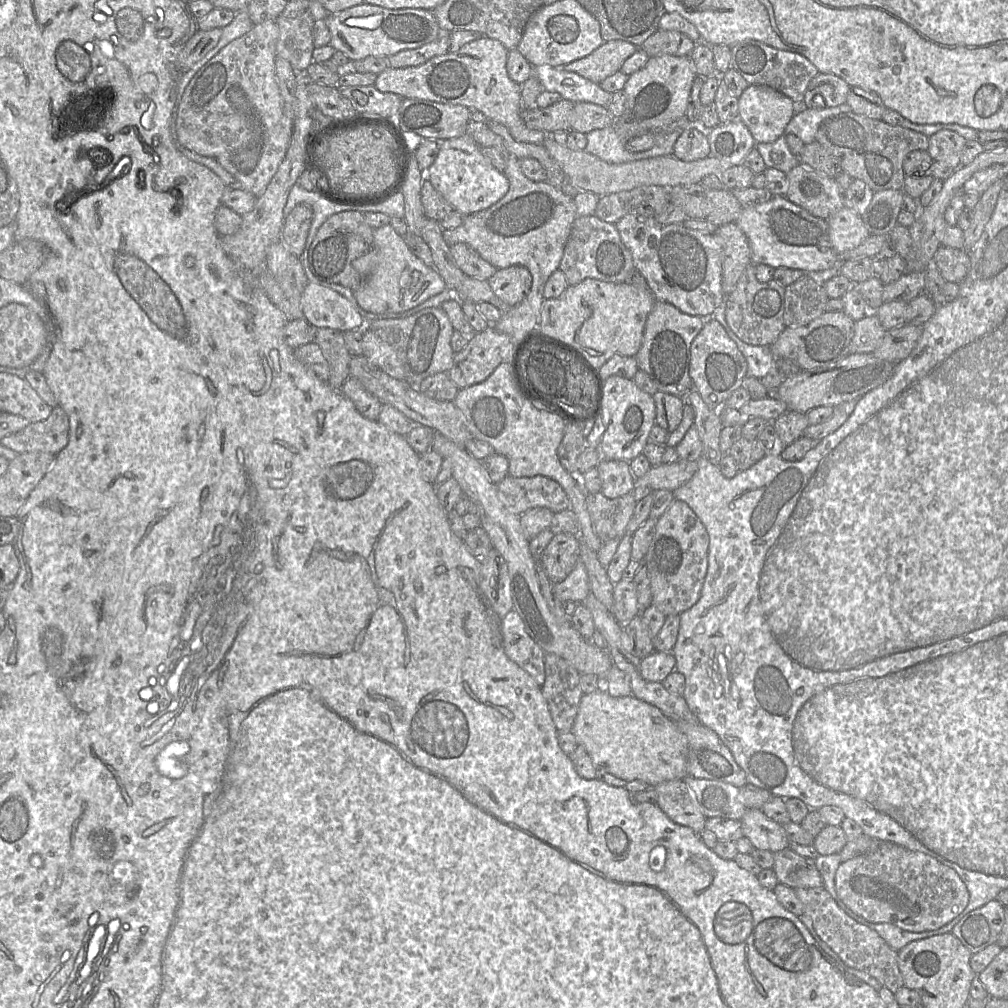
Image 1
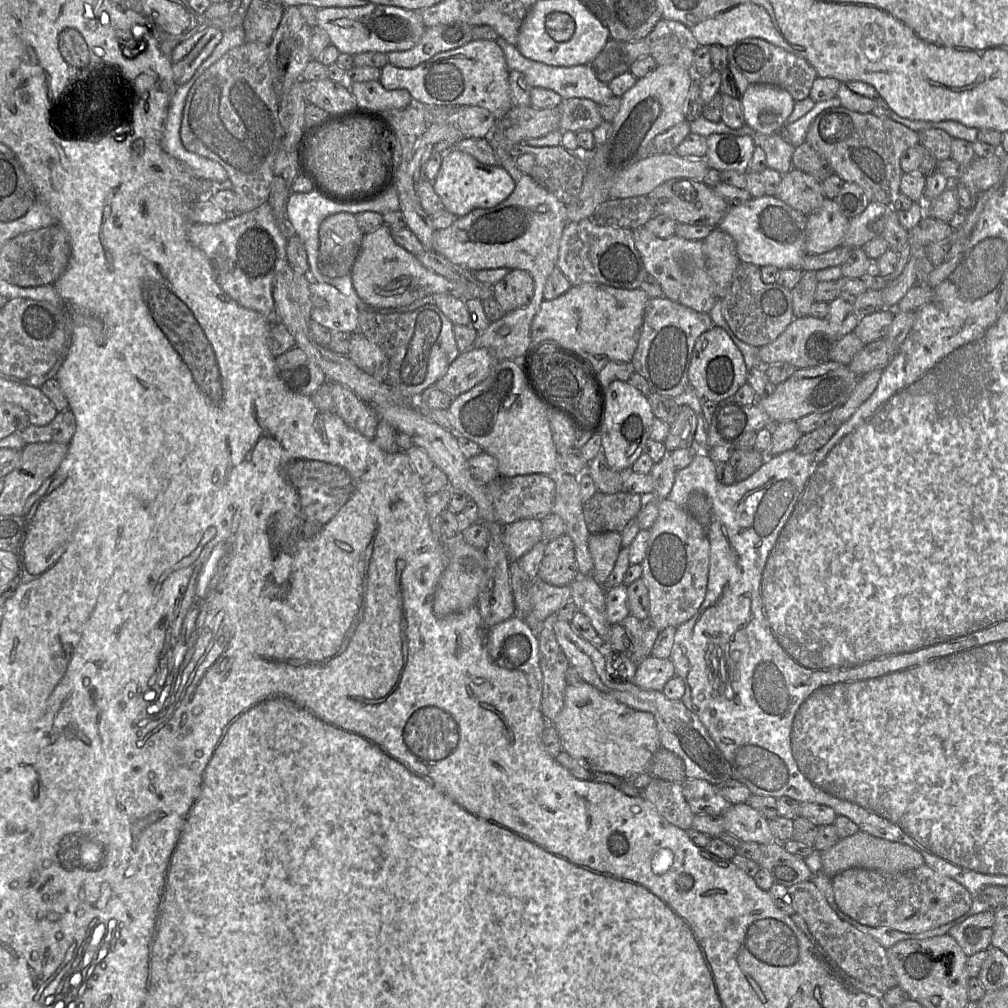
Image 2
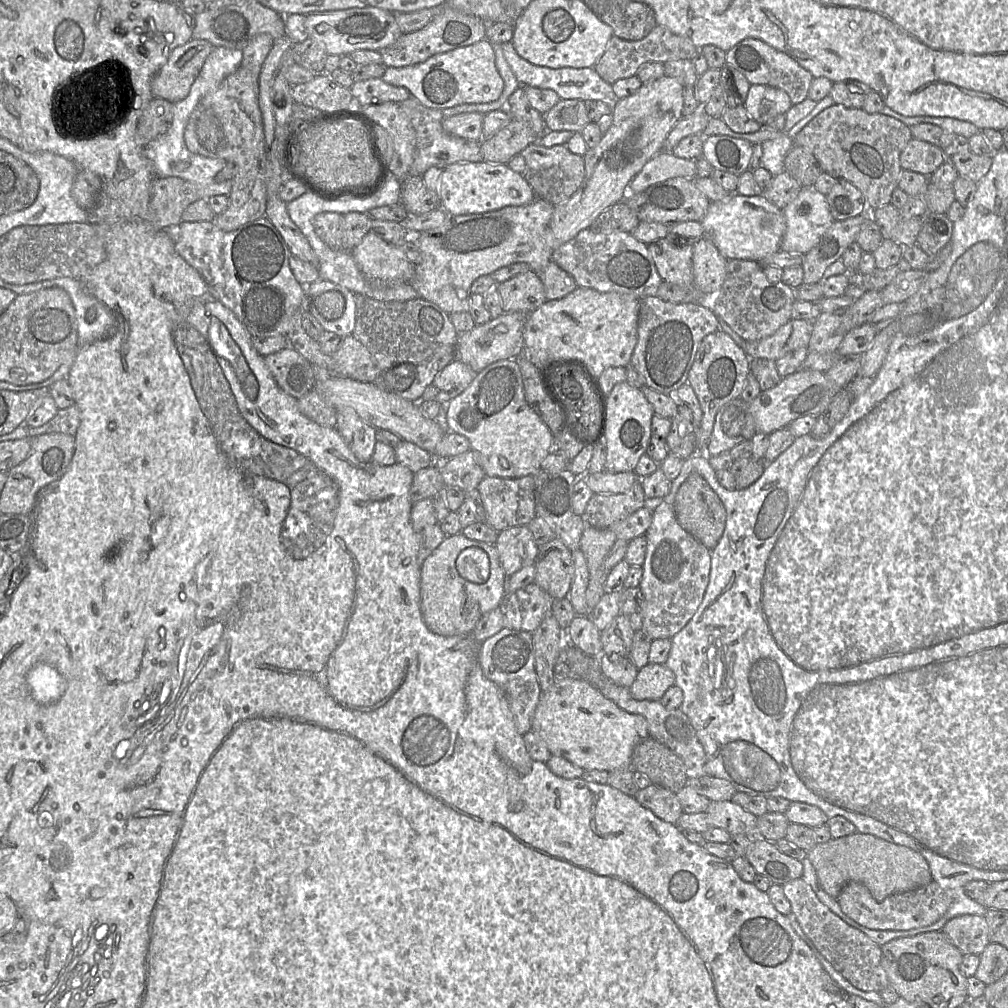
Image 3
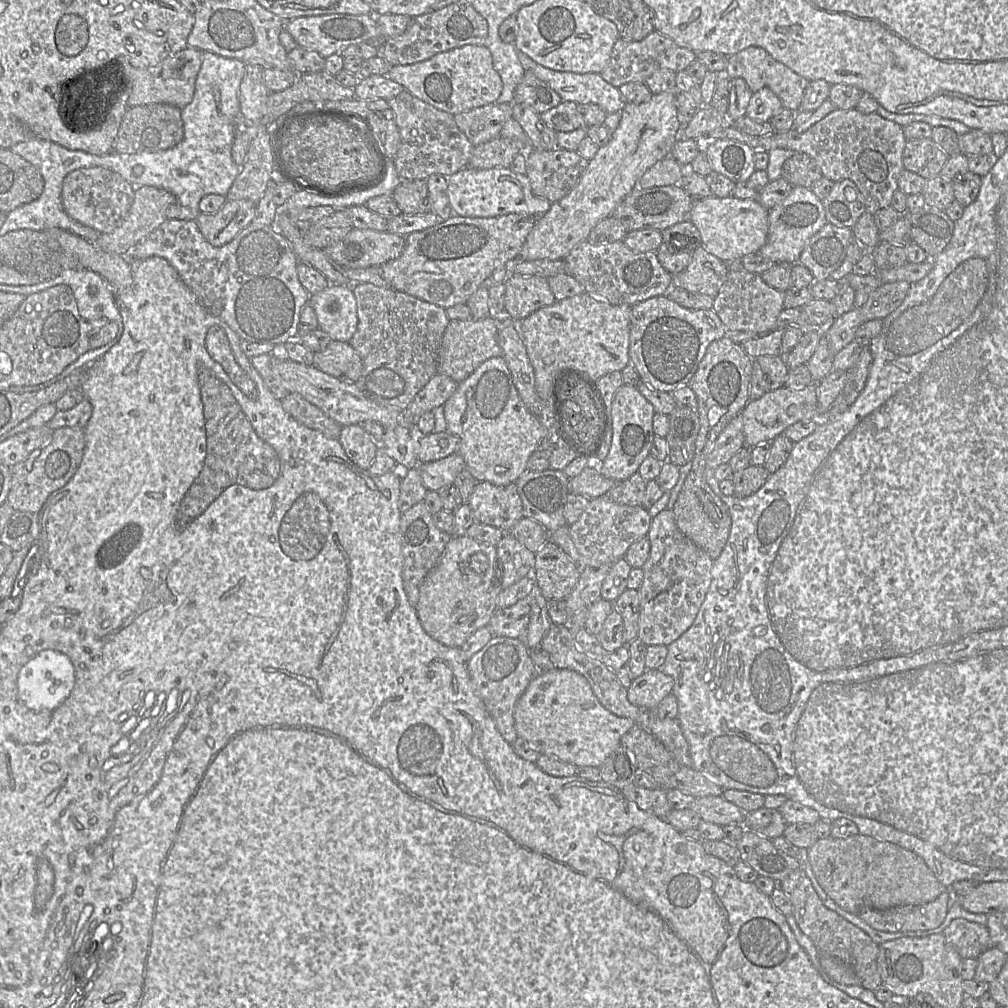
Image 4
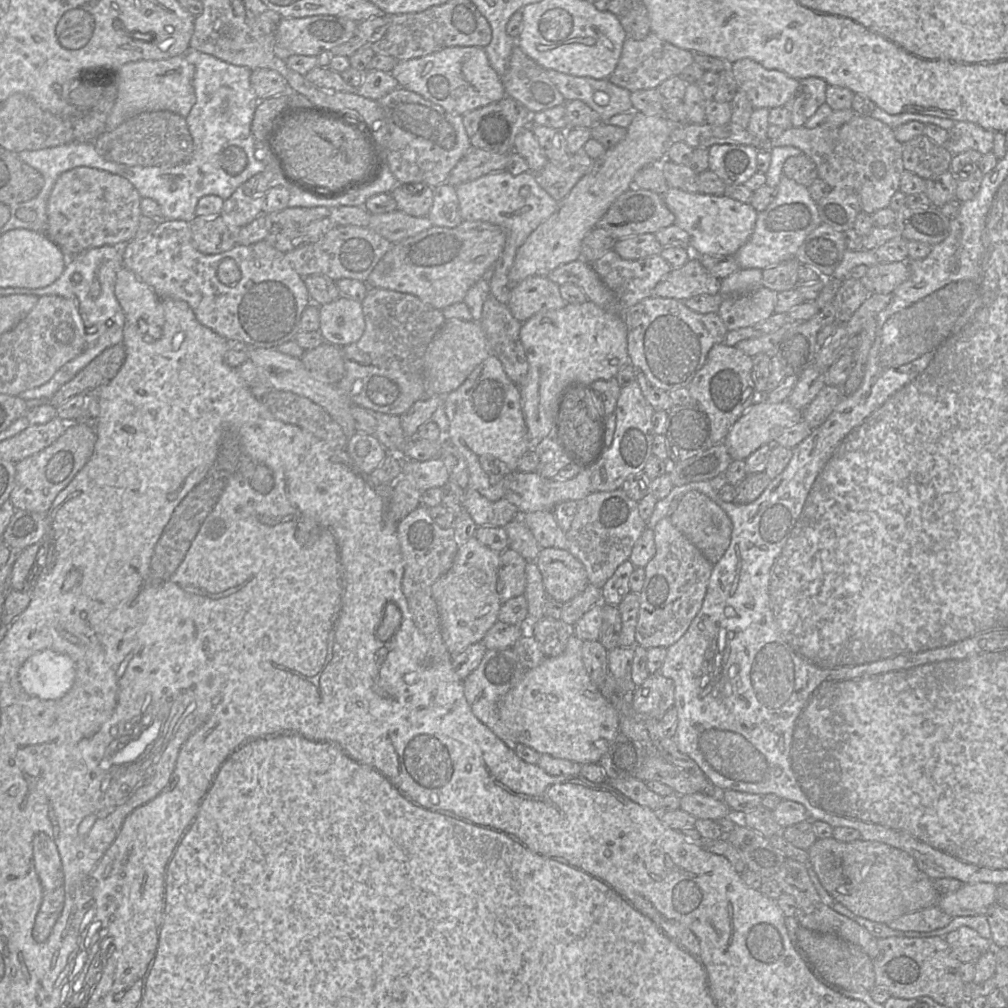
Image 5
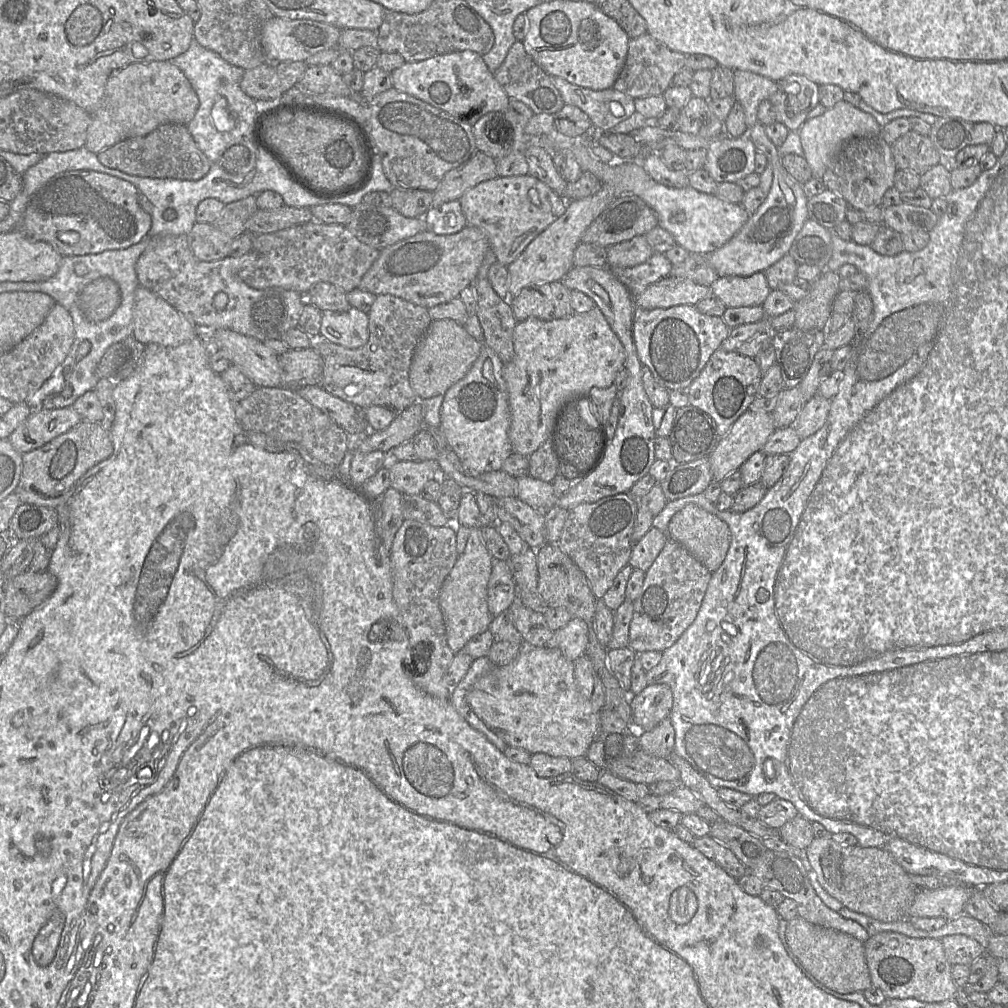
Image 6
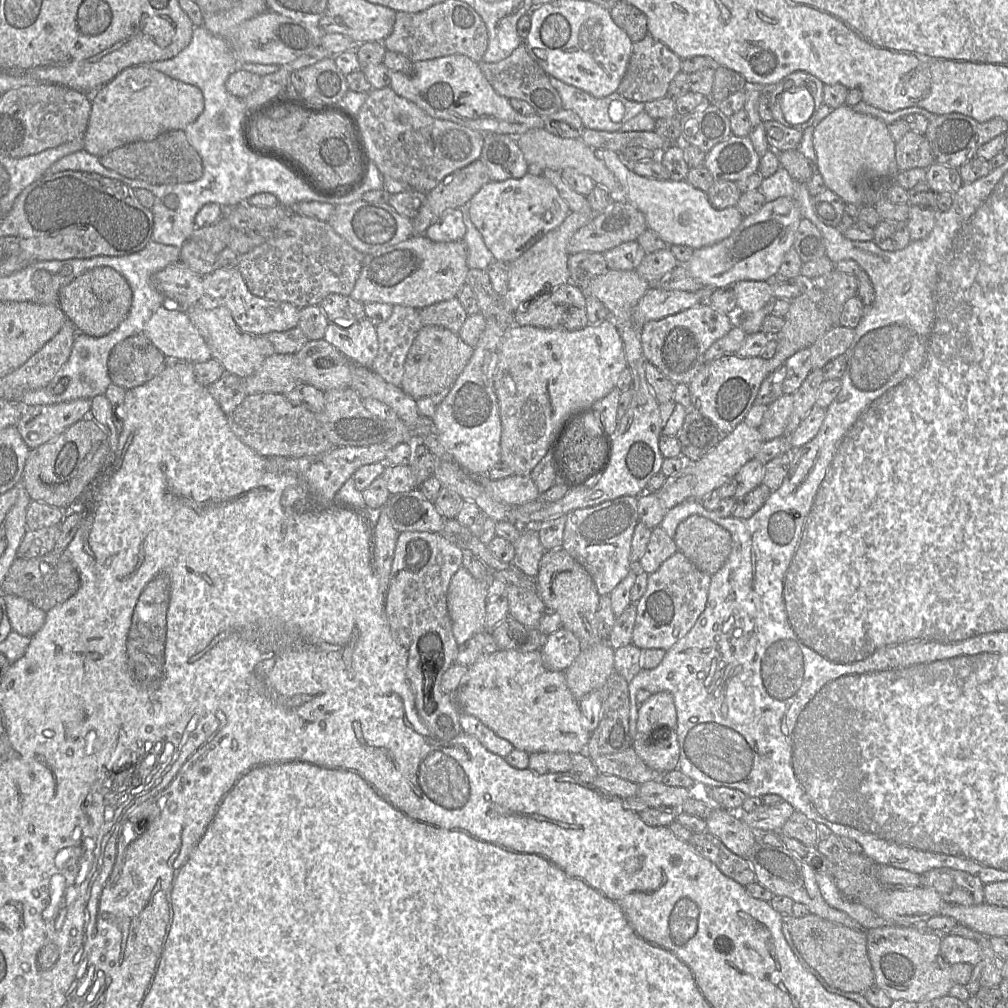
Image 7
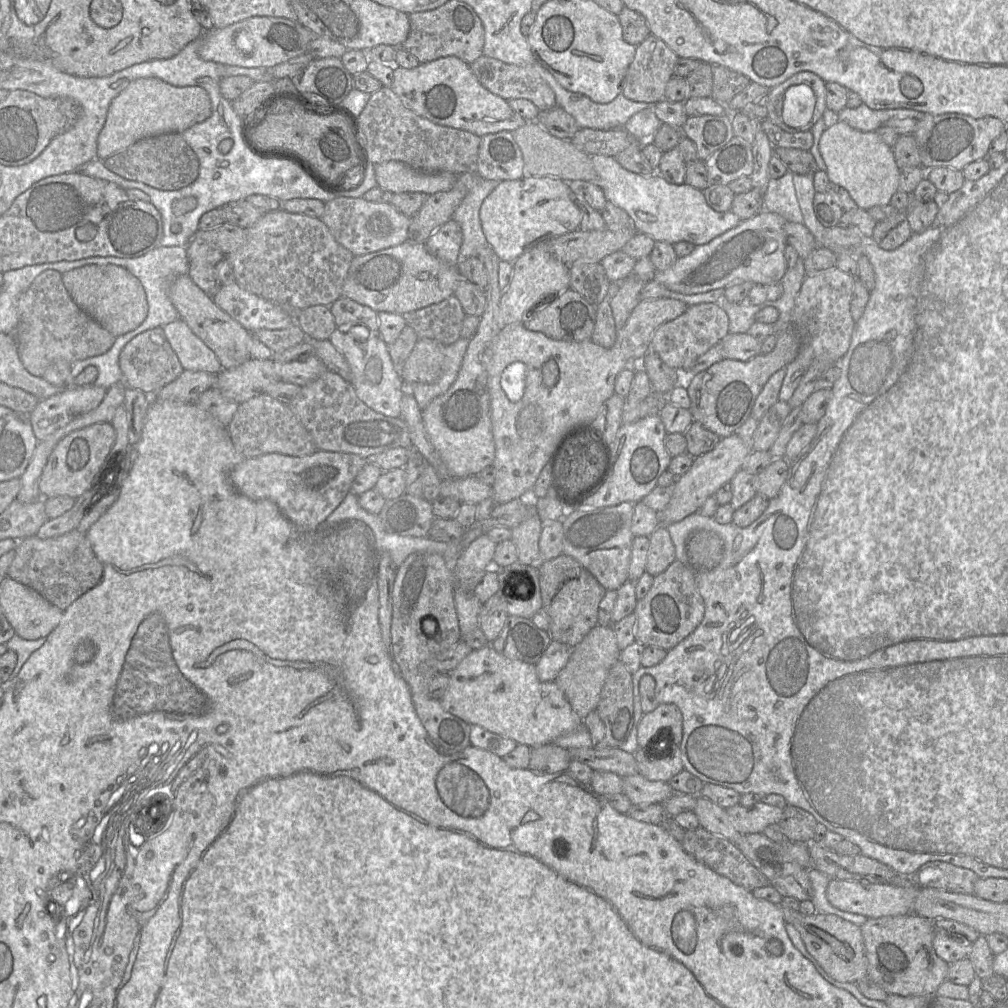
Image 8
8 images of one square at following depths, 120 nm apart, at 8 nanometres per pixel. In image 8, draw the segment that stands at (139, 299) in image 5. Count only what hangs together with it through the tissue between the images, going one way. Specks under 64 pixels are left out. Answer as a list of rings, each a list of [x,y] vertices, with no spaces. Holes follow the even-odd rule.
[[[178,318],[161,328],[184,370],[204,371],[214,375],[222,370],[214,352],[191,331],[183,320]]]

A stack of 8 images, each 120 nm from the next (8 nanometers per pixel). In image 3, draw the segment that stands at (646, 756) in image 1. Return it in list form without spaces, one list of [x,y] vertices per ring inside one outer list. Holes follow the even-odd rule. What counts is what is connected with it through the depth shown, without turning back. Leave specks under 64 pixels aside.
[[[571,677],[556,680],[549,690],[541,693],[531,730],[541,736],[552,755],[563,757],[584,770],[630,768],[635,746],[649,736],[648,723],[643,715],[623,710],[587,681]]]

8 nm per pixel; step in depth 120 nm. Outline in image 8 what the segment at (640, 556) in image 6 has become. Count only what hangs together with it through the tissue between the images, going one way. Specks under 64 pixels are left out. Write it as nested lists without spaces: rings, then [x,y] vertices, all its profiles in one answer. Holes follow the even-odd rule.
[[[659,525],[649,536],[646,571],[653,577],[662,573],[676,560],[675,547],[664,525]]]

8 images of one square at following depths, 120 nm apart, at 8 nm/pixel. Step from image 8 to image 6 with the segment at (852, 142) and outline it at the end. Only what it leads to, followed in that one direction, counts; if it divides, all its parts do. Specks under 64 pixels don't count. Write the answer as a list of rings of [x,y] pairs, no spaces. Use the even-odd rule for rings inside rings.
[[[842,100],[823,114],[806,120],[797,131],[801,138],[804,158],[812,170],[812,176],[821,180],[846,142],[855,137],[880,137],[882,127],[872,115]]]

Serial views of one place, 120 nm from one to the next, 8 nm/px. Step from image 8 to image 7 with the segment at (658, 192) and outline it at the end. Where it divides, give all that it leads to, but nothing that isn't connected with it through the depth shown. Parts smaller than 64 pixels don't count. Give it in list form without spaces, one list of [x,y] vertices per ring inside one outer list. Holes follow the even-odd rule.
[[[596,149],[594,153],[619,181],[622,192],[622,195],[619,197],[625,199],[642,212],[646,219],[647,229],[655,232],[668,246],[684,245],[697,250],[714,245],[729,237],[745,218],[737,207],[728,207],[724,210],[715,209],[711,205],[707,193],[693,187],[686,180],[656,180],[654,178],[642,177],[632,171],[630,164],[625,162],[619,153],[604,149]]]

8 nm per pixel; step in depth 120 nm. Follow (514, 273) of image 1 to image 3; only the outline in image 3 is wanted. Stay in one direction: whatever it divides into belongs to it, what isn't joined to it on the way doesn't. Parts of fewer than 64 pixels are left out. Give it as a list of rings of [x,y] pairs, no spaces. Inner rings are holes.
[[[529,270],[496,285],[504,313],[529,314],[547,301],[541,275]]]

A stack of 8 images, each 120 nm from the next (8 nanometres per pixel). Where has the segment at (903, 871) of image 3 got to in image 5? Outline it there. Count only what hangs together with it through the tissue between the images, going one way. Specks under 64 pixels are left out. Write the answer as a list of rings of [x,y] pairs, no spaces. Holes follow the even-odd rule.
[[[830,837],[816,839],[807,852],[809,863],[823,888],[837,902],[859,917],[886,924],[905,914],[936,906],[941,897],[933,880],[918,868],[915,860],[906,852],[890,845],[861,839],[841,842]]]

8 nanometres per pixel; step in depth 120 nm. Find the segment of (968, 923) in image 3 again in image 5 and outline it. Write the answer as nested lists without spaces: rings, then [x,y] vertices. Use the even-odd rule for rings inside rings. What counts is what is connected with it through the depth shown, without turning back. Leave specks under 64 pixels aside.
[[[967,926],[948,933],[944,938],[953,955],[961,963],[975,963],[983,954],[994,948],[991,939],[983,938],[978,932]]]

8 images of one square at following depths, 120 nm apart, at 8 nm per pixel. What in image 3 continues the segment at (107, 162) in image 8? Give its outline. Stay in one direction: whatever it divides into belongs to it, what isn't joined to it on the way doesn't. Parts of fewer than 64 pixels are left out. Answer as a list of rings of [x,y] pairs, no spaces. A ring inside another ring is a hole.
[[[153,98],[138,119],[135,134],[137,144],[145,148],[151,141],[165,134],[171,126],[173,114],[173,103]]]

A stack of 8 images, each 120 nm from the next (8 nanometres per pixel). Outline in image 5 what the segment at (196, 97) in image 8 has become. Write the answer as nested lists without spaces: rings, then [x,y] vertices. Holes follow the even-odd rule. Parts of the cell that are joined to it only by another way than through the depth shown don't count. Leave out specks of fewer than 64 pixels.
[[[184,55],[164,60],[130,62],[121,66],[109,78],[109,86],[116,87],[117,97],[104,131],[114,130],[126,120],[143,112],[170,111],[186,118],[196,103],[194,74],[194,65]]]

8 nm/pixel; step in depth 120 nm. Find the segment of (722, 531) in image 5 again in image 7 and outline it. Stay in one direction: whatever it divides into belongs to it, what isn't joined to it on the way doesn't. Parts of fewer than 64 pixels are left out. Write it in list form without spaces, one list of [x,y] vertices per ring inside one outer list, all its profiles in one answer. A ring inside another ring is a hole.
[[[698,514],[681,521],[673,539],[678,551],[709,576],[722,568],[732,550],[730,532]]]

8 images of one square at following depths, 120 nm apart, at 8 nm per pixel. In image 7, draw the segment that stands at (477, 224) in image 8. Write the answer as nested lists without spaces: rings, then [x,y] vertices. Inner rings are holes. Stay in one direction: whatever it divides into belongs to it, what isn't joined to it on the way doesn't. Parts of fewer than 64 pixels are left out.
[[[467,204],[461,208],[463,212],[463,221],[466,226],[466,234],[463,241],[467,246],[467,265],[469,269],[487,270],[495,261],[494,256],[489,251],[485,242],[472,223]]]

